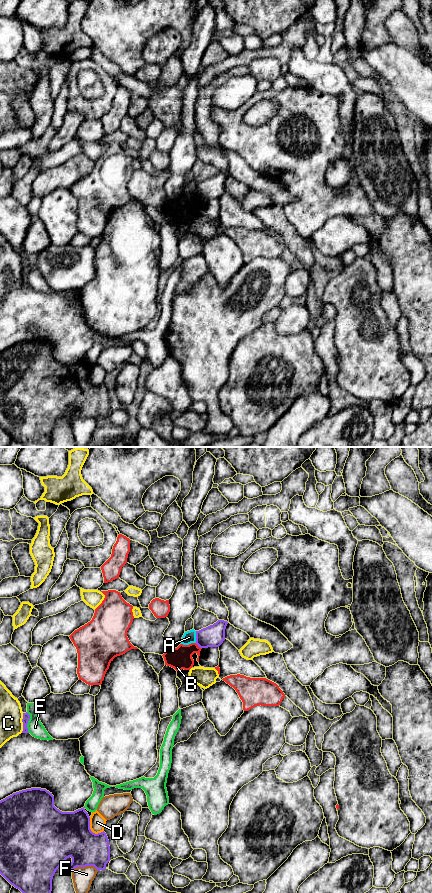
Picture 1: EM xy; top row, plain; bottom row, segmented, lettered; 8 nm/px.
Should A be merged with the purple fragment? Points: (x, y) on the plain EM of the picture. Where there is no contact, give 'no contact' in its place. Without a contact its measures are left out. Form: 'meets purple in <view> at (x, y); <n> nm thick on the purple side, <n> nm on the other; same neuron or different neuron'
meets purple in xy at (196, 189); 180 nm thick on the purple side, 100 nm on the other; different neuron

